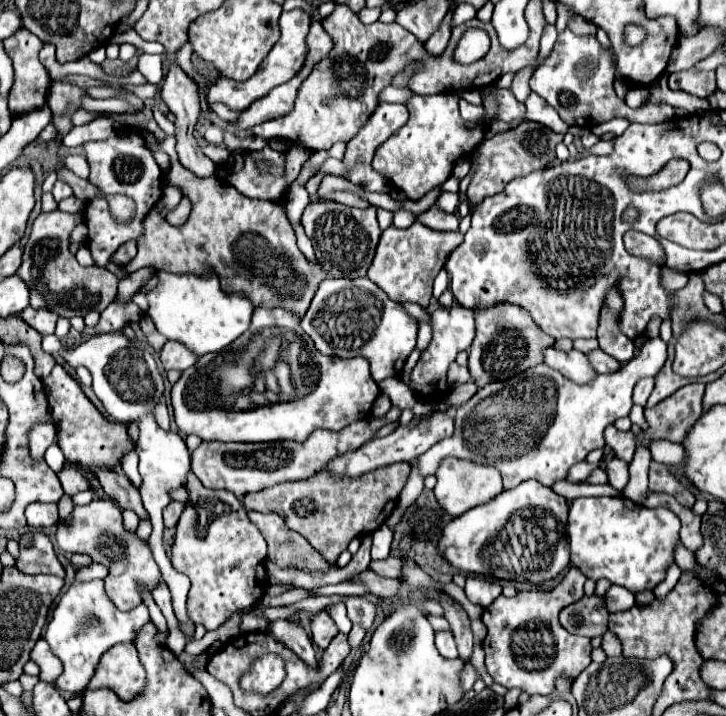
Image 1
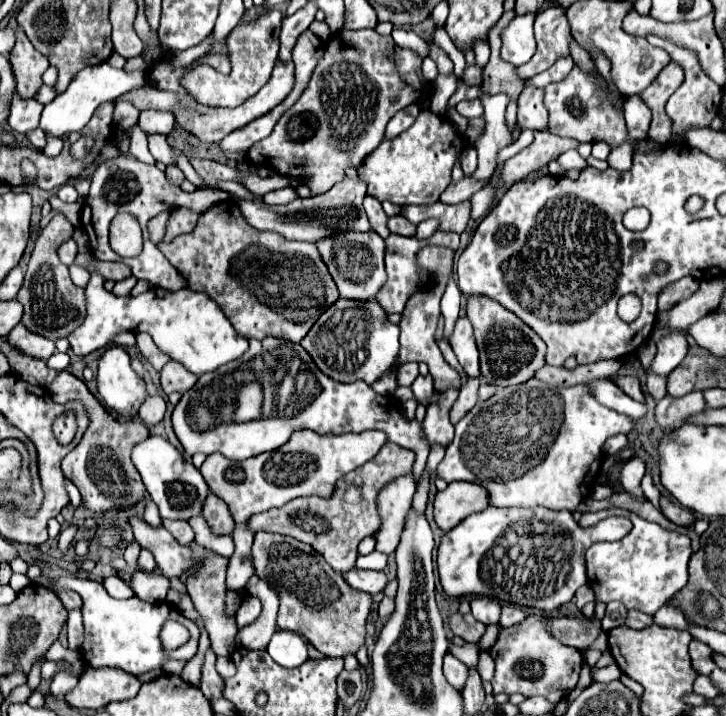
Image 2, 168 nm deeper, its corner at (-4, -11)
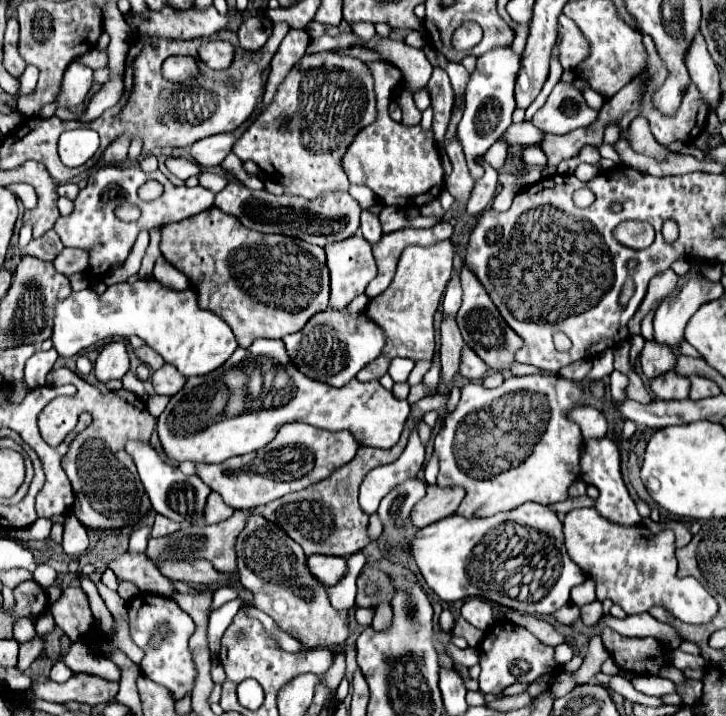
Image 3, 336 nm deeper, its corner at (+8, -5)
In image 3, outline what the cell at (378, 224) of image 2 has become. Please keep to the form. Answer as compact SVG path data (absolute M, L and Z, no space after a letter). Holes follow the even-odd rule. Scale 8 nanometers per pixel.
M368 209L362 211L362 223L360 223L360 231L364 235L364 239L374 245L380 241L382 237L382 227L380 227L380 221L376 215L372 215Z

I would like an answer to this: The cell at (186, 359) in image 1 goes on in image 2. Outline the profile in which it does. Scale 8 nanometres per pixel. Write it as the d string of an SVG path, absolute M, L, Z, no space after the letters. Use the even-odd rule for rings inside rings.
M168 361L164 365L164 369L160 371L162 375L162 389L164 393L172 393L172 391L178 391L178 393L186 393L190 387L194 387L194 383L198 381L196 375L192 375L182 363L174 363L174 361Z

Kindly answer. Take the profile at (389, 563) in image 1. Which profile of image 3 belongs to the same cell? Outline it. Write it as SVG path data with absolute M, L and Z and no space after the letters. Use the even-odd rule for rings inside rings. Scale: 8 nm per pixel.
M328 555L308 557L308 571L312 571L312 577L316 577L326 587L336 585L344 577L344 569L346 569L346 559L342 557L328 557Z

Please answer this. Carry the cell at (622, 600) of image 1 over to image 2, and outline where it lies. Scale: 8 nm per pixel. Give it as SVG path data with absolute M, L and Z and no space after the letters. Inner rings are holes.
M612 601L612 603L606 605L606 615L602 619L602 629L610 631L614 627L620 627L620 625L624 625L626 617L628 617L628 609L622 603Z

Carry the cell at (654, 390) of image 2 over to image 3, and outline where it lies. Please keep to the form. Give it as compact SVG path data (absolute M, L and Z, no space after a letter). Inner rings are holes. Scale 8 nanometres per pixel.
M654 339L646 341L646 345L640 353L640 367L648 379L654 379L654 377L674 369L676 367L674 349L668 349L668 345L660 345Z

